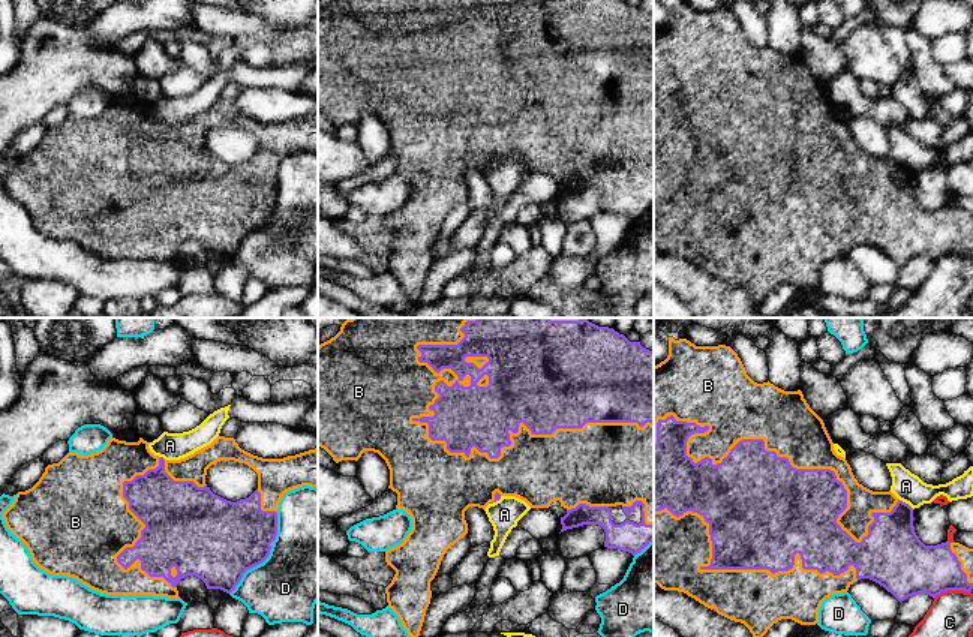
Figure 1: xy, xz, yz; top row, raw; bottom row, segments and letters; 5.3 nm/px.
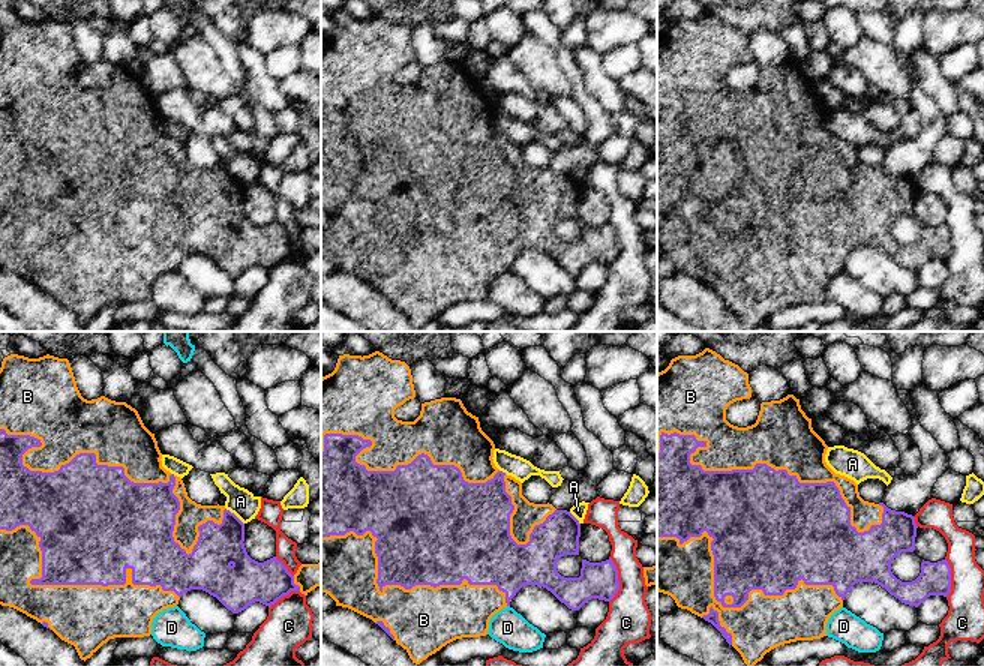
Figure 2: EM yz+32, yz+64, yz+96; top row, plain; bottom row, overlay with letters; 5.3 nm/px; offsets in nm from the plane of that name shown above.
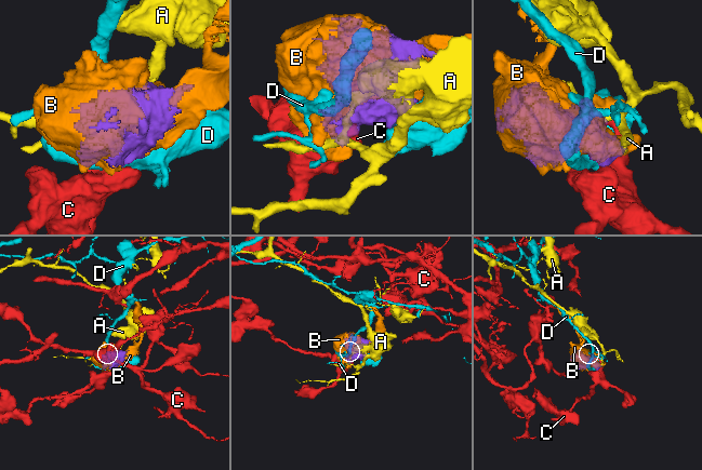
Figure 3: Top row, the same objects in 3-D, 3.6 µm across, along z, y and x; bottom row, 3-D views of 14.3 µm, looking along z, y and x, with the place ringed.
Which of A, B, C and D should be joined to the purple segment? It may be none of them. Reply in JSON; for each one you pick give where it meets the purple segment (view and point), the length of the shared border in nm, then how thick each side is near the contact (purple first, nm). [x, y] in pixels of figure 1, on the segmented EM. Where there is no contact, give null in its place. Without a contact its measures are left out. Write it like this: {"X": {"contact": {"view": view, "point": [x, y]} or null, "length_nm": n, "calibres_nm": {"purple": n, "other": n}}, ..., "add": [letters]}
{"B": {"contact": {"view": "xz", "point": [477, 448]}, "length_nm": 1350, "calibres_nm": {"purple": 320, "other": 340}}, "add": ["B"]}

